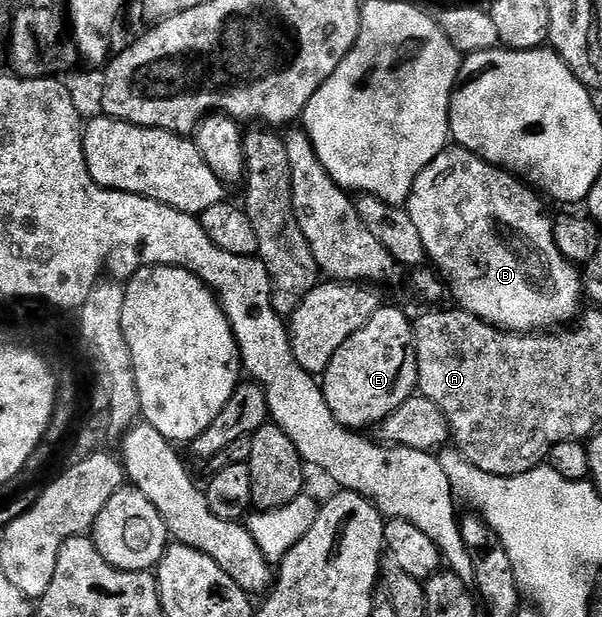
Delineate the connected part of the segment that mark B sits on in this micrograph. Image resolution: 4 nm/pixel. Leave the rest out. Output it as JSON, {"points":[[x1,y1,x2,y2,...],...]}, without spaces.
{"points":[[450,144,420,172,404,207,420,231,420,240,424,240,427,259,444,279,449,297,454,297,458,301,455,303,472,316,509,334,550,332,565,327,573,323,583,309,583,275,579,267,556,248,554,218,546,215,546,206,541,200,539,191,522,179,485,162,463,146]]}

